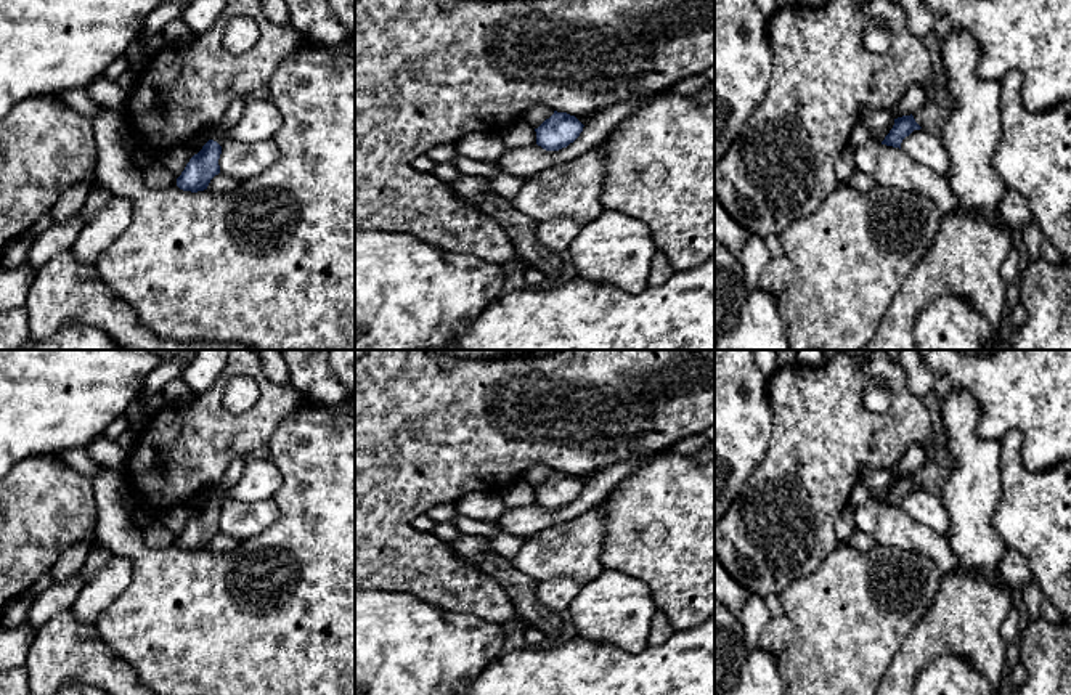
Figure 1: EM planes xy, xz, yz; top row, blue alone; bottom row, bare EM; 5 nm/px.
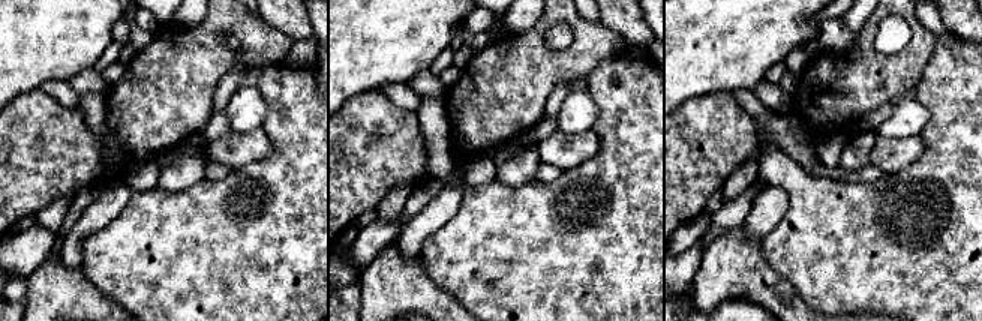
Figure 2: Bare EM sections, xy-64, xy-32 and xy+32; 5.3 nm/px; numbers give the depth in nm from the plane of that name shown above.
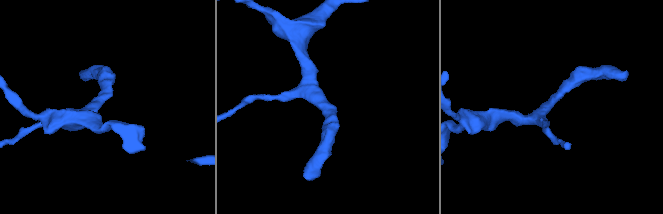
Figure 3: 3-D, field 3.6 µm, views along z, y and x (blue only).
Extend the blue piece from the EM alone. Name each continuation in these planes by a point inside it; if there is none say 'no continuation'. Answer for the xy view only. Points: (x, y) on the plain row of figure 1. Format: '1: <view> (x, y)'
no continuation

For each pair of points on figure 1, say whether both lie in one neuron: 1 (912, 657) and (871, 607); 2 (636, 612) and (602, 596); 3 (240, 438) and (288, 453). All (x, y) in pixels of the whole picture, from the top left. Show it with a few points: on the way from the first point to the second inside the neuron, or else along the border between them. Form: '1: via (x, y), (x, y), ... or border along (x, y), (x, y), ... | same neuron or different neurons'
1: border along (924, 613), (883, 678) | different neurons
2: via (628, 610), (620, 610), (610, 604) | same neuron
3: border along (289, 413), (267, 443) | different neurons

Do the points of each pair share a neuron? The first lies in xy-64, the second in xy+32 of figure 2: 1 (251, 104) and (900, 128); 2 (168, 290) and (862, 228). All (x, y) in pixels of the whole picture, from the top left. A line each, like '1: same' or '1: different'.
1: same
2: same

